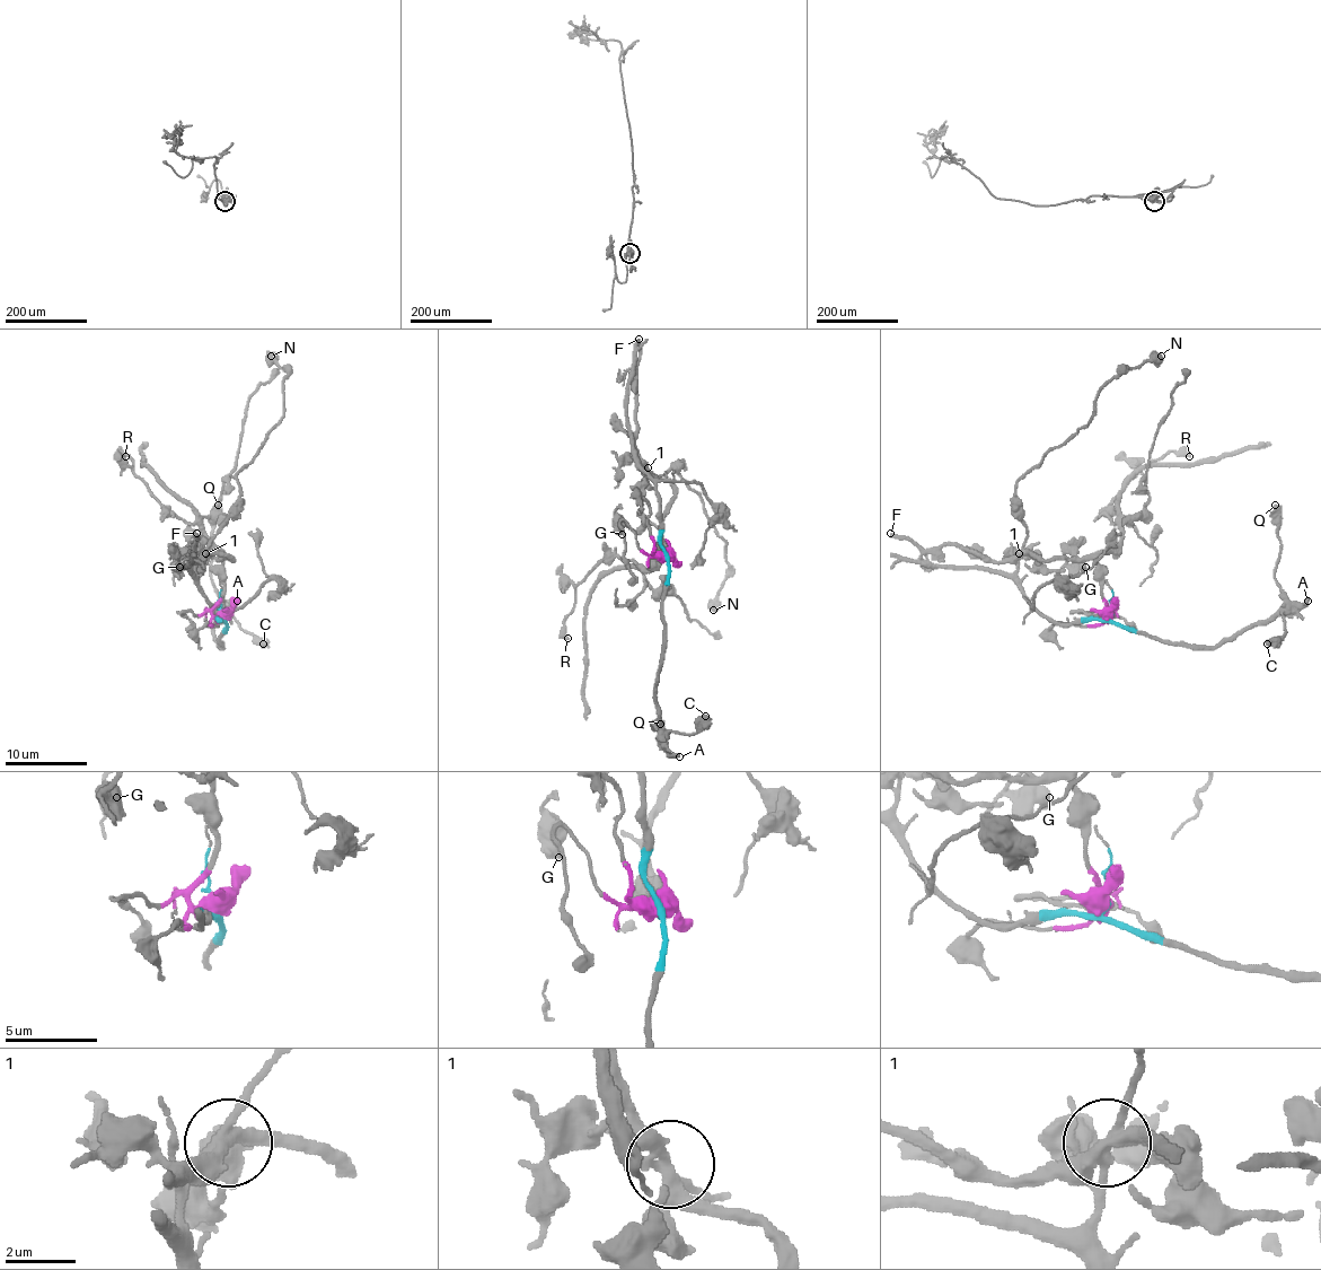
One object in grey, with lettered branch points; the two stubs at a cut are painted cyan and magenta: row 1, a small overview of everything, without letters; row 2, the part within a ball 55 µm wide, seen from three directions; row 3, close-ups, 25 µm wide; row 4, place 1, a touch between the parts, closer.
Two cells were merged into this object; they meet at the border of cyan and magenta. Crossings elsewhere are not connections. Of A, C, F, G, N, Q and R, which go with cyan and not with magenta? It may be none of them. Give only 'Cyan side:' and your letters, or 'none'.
Cyan side: A, C, N, Q

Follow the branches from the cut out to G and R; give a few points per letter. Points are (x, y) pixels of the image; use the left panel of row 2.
G: (225, 616), (212, 613), (212, 605), (223, 593), (223, 568), (219, 560), (192, 541), (178, 563), (179, 568)
R: (225, 616), (212, 613), (223, 593), (223, 551), (164, 506), (123, 450), (124, 457)

